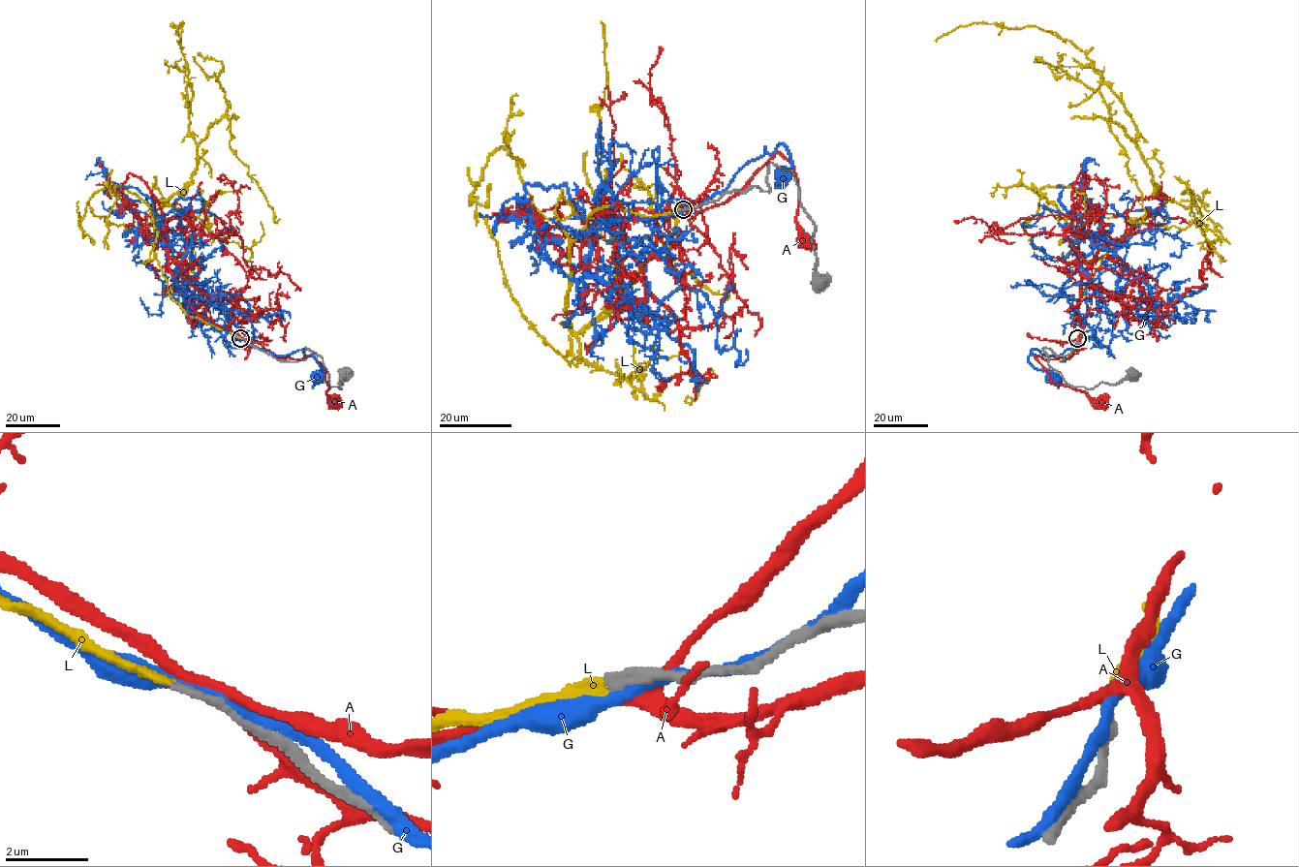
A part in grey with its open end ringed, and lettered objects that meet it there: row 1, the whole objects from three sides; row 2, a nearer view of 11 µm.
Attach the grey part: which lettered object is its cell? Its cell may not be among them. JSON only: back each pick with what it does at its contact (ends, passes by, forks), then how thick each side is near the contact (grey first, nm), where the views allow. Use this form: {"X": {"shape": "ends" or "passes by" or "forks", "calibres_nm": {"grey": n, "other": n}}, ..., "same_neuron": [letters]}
{"L": {"shape": "ends", "calibres_nm": {"grey": 220, "other": 220}}, "same_neuron": ["L"]}

